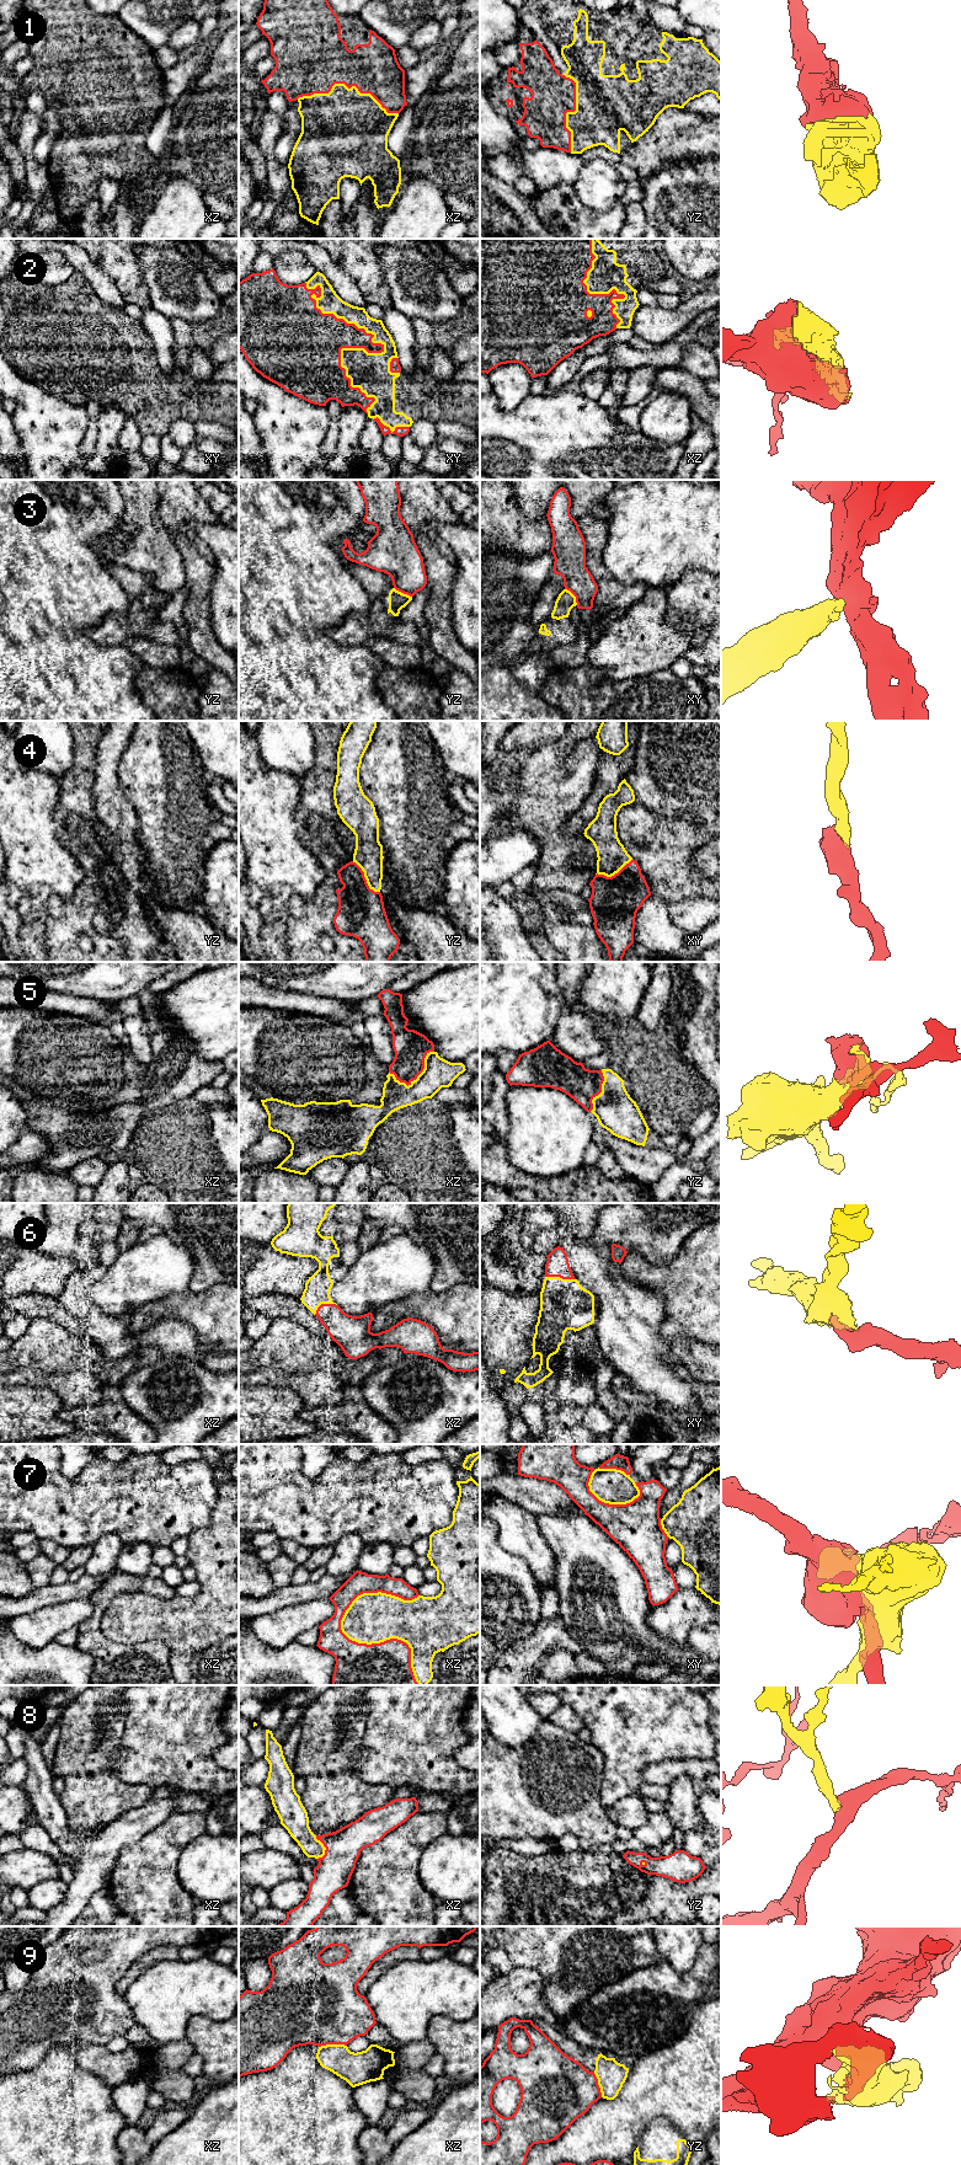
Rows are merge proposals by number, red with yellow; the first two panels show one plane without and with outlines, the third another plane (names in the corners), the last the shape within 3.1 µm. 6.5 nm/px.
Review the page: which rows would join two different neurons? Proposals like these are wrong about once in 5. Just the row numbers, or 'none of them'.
3, 7, 9

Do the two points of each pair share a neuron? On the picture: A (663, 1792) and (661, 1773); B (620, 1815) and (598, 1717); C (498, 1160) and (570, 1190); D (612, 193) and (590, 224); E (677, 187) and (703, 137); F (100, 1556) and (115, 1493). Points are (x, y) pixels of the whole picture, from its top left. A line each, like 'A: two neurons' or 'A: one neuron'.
A: two neurons
B: two neurons
C: one neuron
D: two neurons
E: two neurons
F: two neurons

